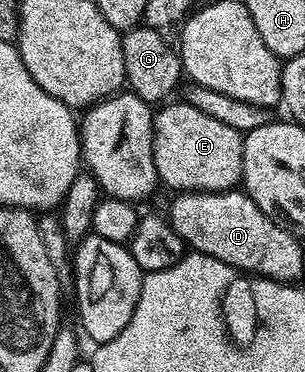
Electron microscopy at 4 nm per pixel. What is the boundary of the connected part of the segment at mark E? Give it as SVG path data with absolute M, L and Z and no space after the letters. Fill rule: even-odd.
M185 101L167 102L154 111L154 164L158 178L178 193L213 193L239 186L244 161L243 132L231 129Z

